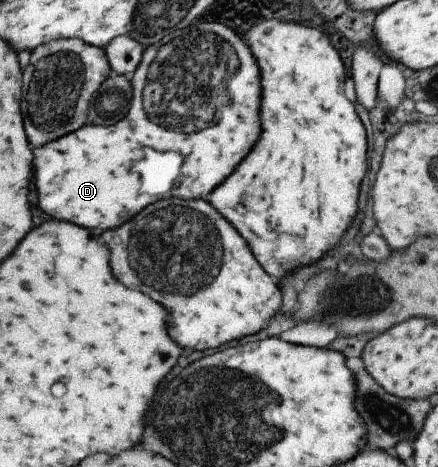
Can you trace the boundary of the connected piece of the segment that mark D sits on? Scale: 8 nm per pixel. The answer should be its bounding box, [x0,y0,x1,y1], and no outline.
[33,22,259,230]

